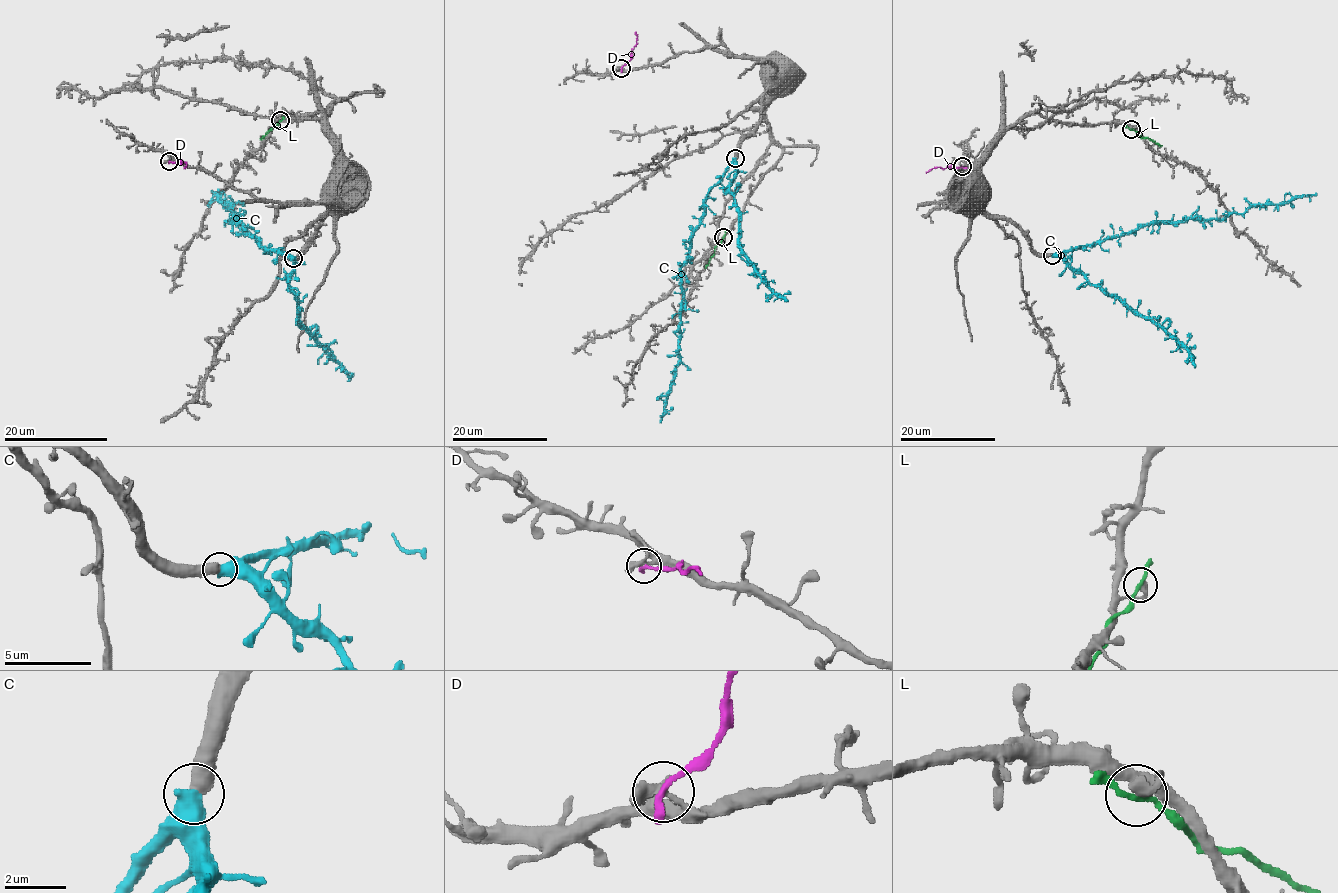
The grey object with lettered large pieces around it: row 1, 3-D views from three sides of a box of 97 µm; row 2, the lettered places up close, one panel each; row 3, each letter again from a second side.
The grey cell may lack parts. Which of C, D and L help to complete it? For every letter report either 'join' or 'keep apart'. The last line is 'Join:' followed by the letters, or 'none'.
C: join
D: keep apart
L: keep apart
Join: C

